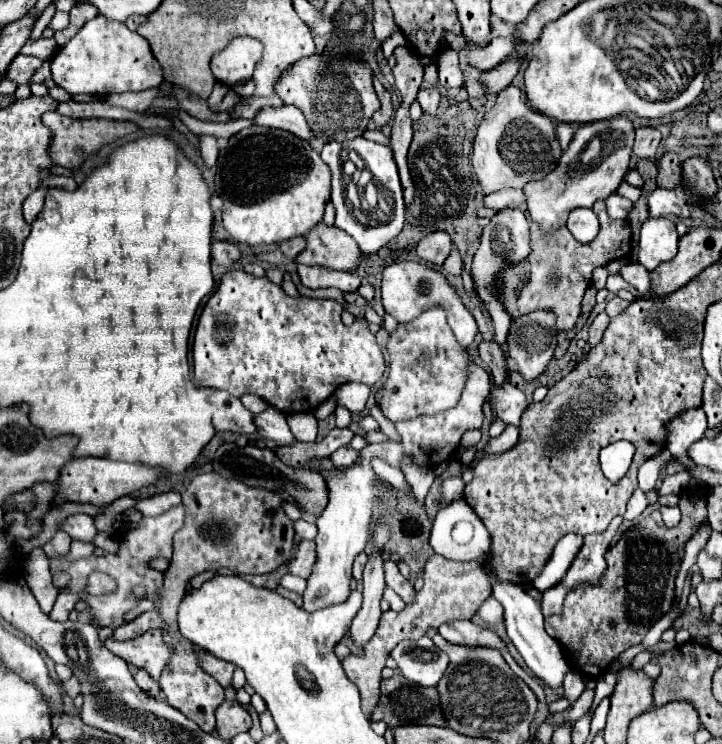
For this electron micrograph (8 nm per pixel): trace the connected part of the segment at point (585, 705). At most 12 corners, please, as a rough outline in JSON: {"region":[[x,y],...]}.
{"region":[[586,688],[568,712],[558,712],[546,718],[556,724],[562,718],[576,722],[588,712],[594,700],[594,690]]}

